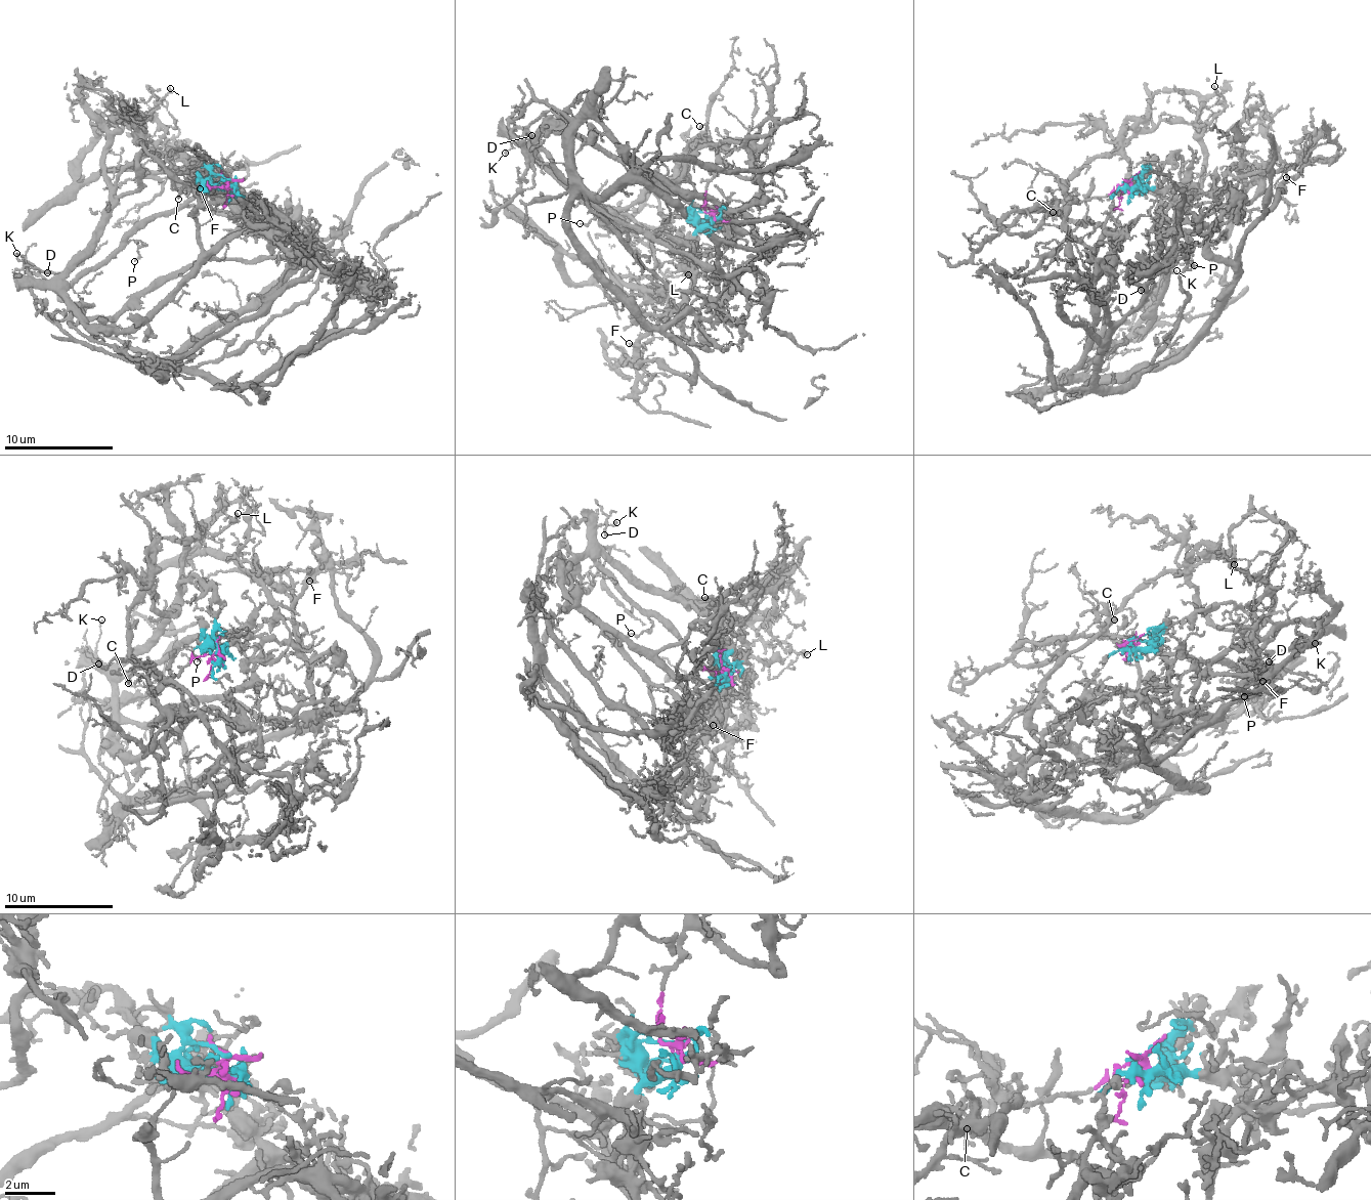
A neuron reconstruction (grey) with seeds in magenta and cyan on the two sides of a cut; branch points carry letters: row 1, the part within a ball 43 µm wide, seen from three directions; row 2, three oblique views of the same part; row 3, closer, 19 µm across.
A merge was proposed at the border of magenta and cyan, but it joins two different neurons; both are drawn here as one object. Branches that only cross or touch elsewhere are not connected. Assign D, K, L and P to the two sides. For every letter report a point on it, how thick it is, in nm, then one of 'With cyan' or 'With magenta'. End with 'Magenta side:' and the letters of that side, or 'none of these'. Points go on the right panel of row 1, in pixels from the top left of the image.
D: Place: (1141, 290). Thickness 150 nm. With cyan
K: Place: (1176, 270). Thickness 130 nm. With cyan
L: Place: (1214, 86). Thickness 170 nm. With cyan
P: Place: (1194, 265). Thickness 150 nm. With cyan
Magenta side: none of these

